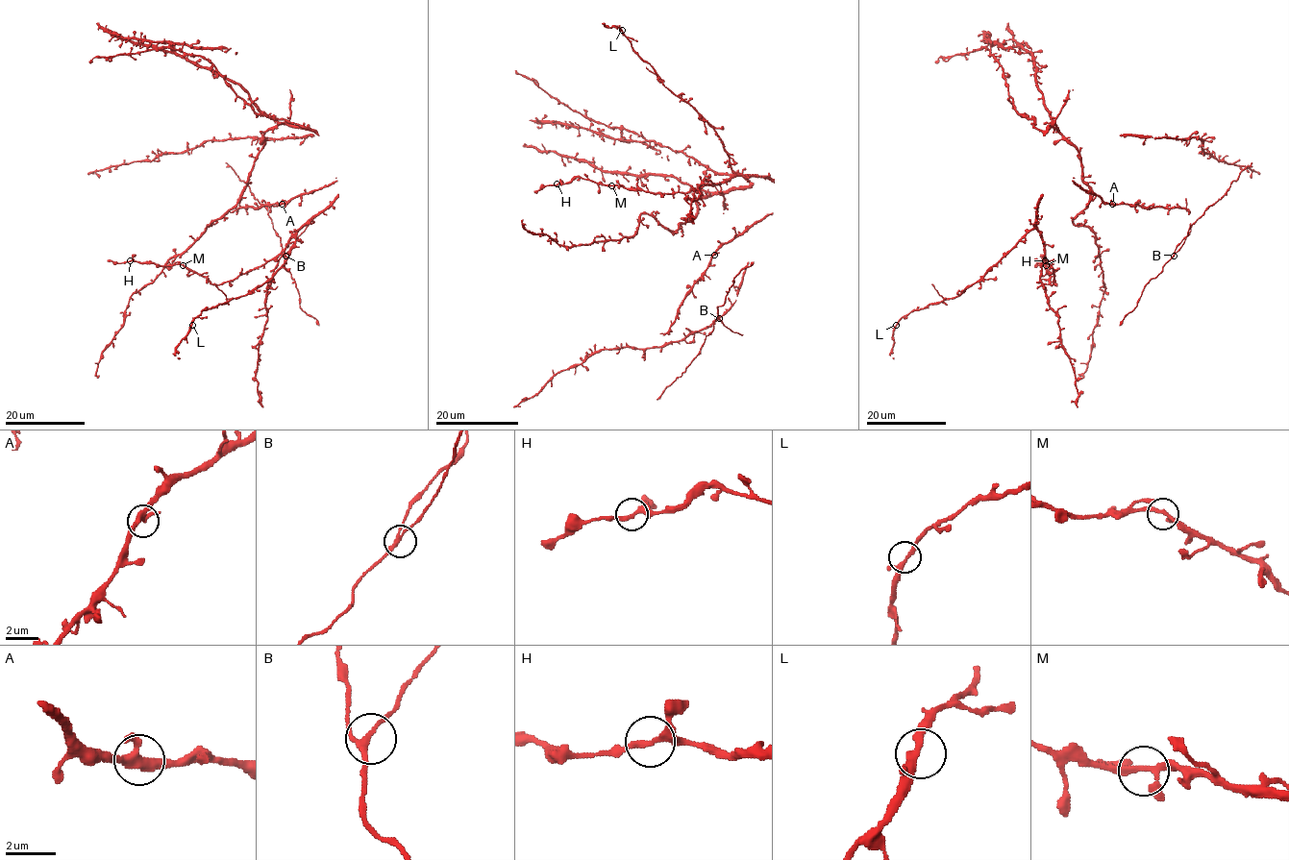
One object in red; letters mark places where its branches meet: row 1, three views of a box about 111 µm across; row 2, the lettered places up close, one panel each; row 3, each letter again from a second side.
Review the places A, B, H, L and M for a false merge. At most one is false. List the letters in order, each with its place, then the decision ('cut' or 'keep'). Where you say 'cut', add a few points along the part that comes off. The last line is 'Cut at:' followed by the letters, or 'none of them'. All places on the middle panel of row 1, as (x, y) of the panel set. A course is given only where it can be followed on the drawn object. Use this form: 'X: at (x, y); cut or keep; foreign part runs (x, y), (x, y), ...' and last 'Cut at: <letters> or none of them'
A: at (714, 255); keep
B: at (719, 318); keep
H: at (557, 184); keep
L: at (622, 30); keep
M: at (611, 185); keep
Cut at: none of them

